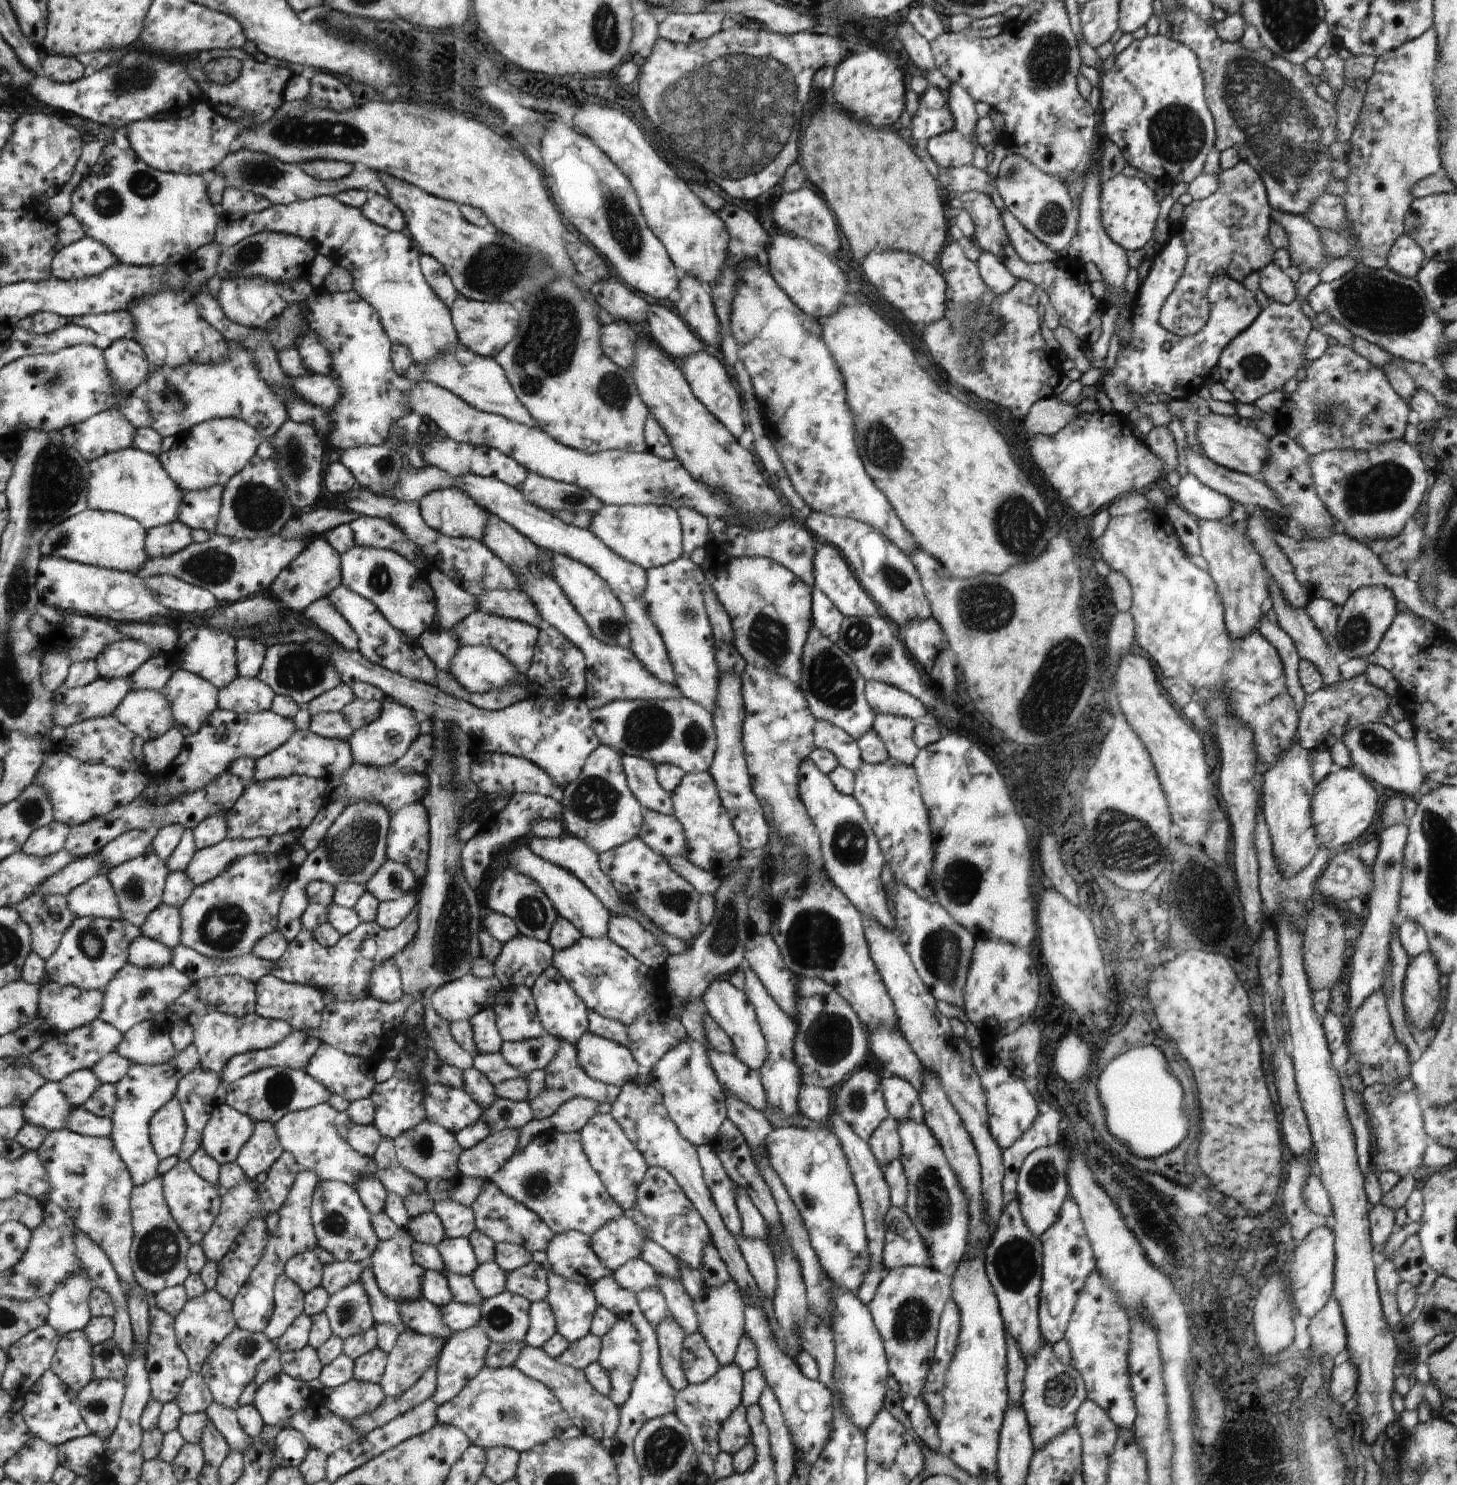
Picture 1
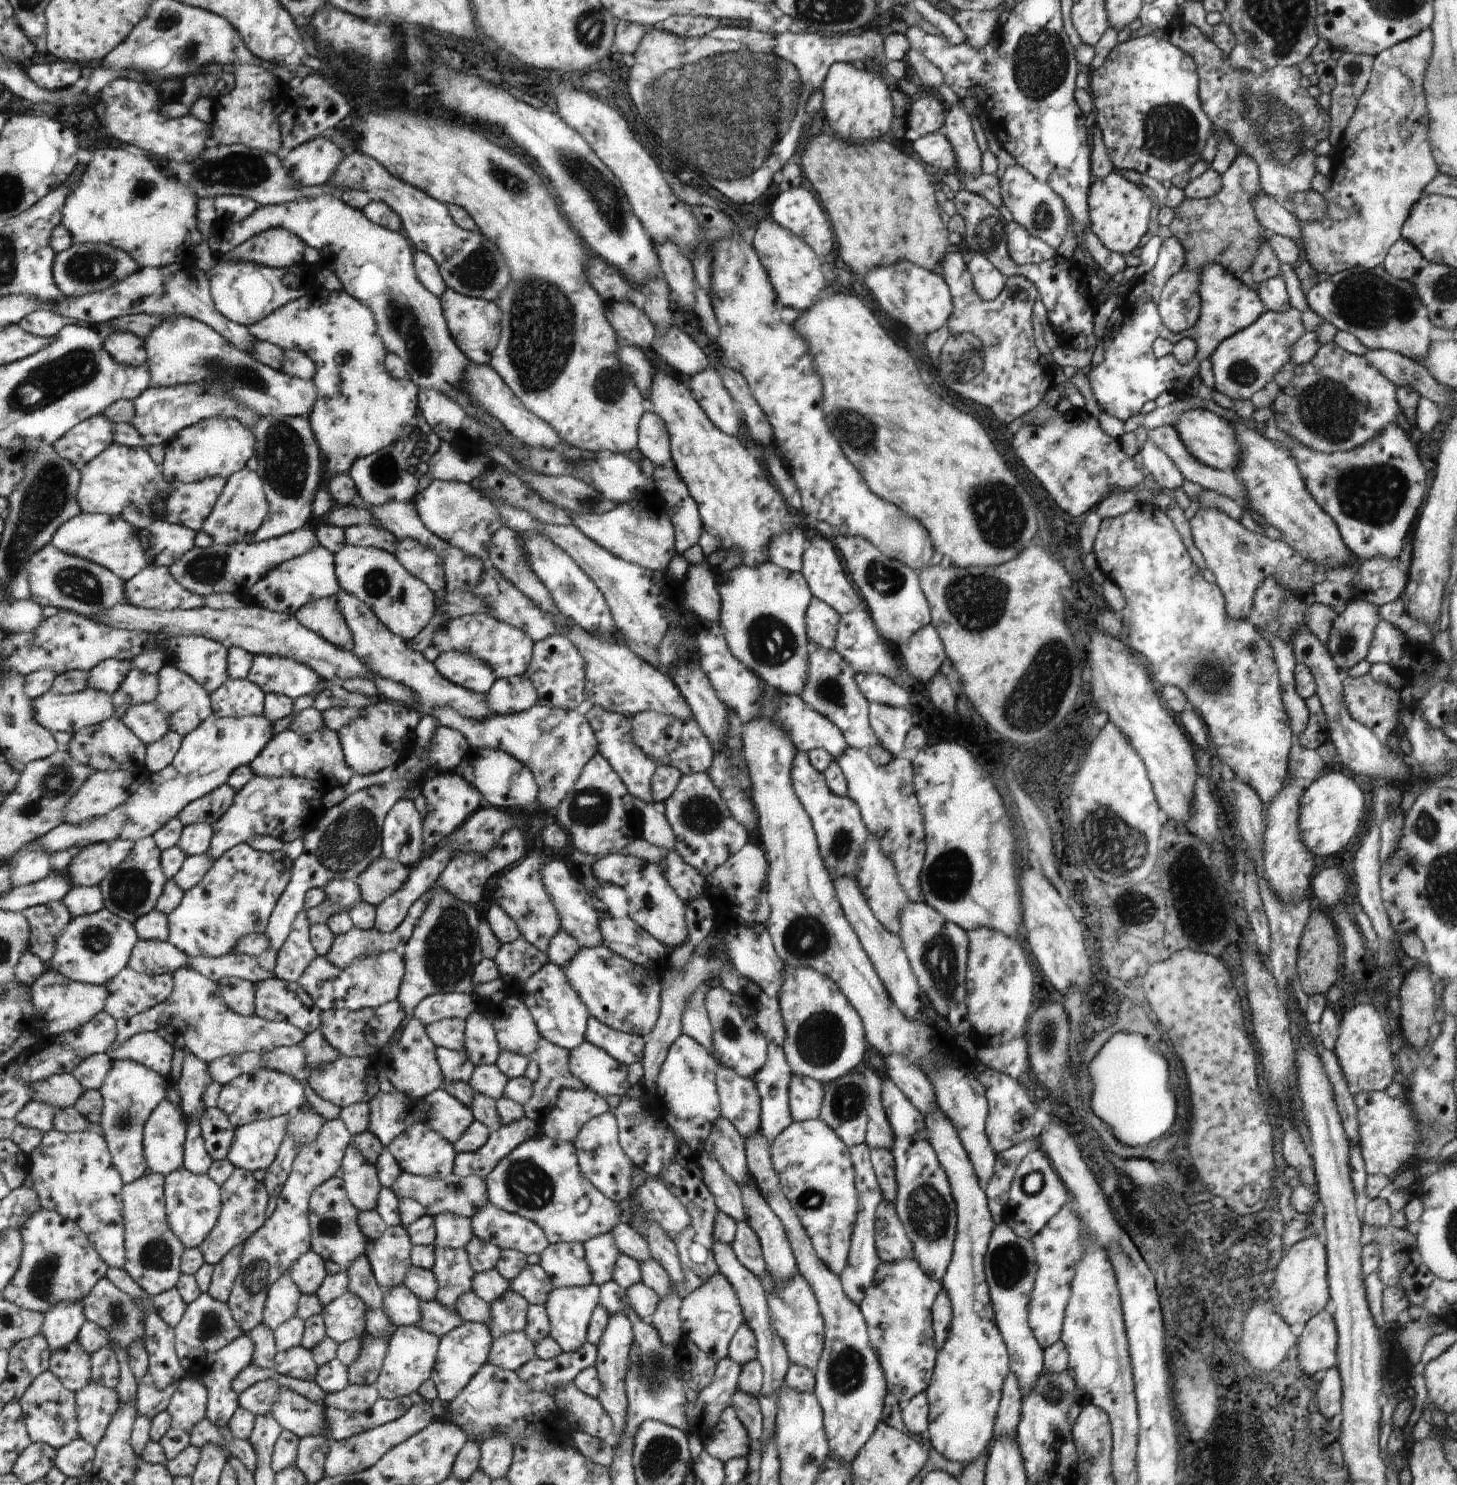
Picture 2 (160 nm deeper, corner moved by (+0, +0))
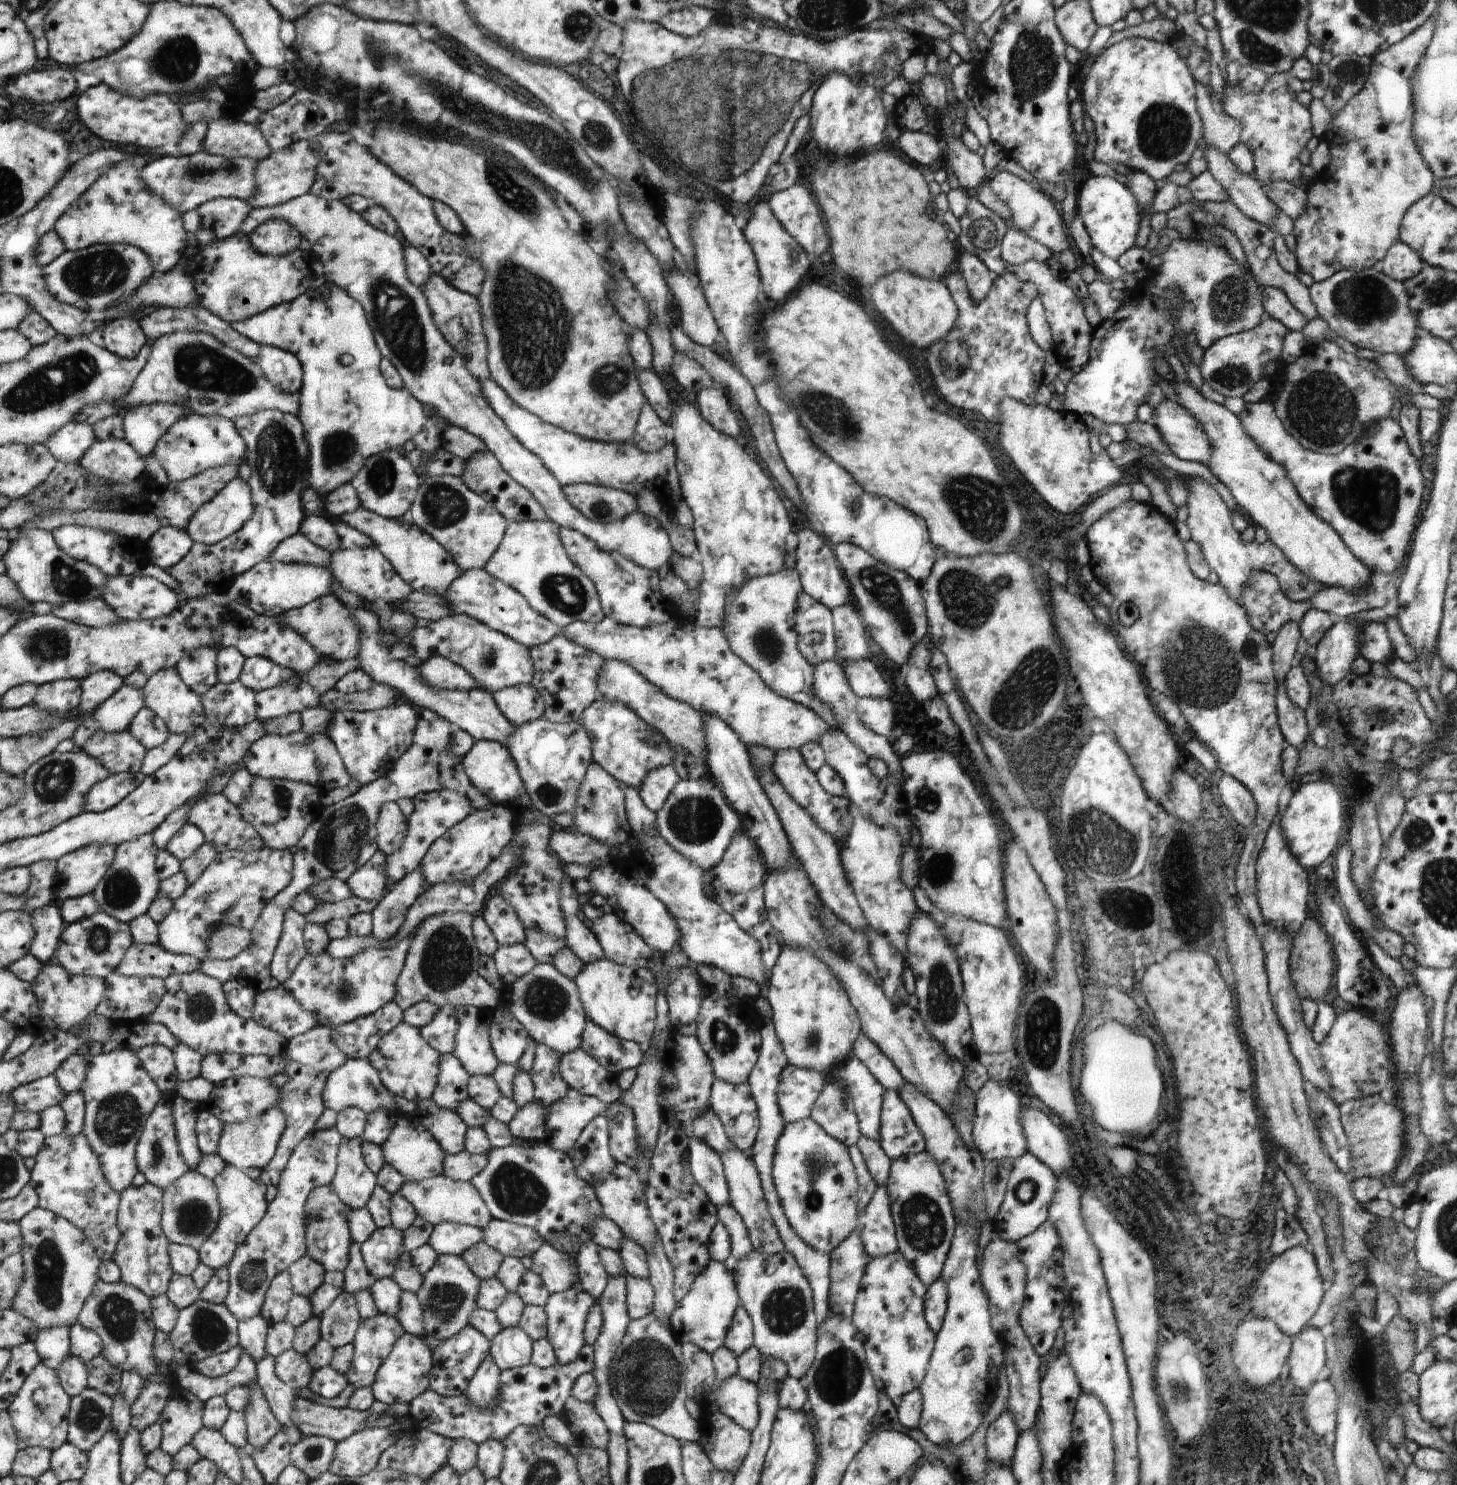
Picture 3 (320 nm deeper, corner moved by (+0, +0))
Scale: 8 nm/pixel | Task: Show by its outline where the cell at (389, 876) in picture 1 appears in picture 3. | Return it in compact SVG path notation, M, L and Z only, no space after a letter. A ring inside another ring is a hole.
M378 849L373 858L353 872L346 881L354 896L363 901L380 900L388 888L386 855Z

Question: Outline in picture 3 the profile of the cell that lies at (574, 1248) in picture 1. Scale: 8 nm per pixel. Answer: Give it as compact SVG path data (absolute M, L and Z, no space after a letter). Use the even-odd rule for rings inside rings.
M544 1242L531 1256L534 1271L545 1284L550 1294L572 1288L577 1278L577 1268L567 1254Z

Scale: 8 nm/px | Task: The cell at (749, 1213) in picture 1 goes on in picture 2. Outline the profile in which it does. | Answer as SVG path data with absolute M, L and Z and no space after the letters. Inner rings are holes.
M702 1151L698 1154L698 1158L701 1176L716 1198L718 1208L734 1220L746 1222L741 1187L724 1172L722 1165L712 1155Z

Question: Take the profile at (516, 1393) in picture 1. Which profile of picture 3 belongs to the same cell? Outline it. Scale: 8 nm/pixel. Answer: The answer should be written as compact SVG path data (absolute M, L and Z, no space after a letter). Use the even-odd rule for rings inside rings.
M487 1356L478 1367L464 1394L476 1406L491 1409L500 1399L501 1370L492 1357Z

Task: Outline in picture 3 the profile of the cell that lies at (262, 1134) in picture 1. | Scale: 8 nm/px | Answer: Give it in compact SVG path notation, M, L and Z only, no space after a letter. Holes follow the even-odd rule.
M274 1105L260 1116L247 1118L239 1123L223 1123L216 1153L222 1157L222 1160L225 1160L228 1166L232 1165L241 1170L244 1168L260 1168L262 1170L273 1159L282 1132L286 1128L285 1122L284 1113L280 1107Z

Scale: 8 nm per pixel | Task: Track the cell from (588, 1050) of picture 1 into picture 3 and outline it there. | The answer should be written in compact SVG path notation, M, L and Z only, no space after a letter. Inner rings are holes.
M580 1047L561 1055L559 1073L570 1090L596 1097L601 1103L609 1105L621 1098L622 1092L617 1086L618 1074L601 1067Z

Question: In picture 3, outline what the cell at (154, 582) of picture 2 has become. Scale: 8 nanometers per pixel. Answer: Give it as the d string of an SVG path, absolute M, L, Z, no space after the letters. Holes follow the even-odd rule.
M133 575L107 576L101 598L122 621L160 618L176 609L180 601L180 596L157 579Z

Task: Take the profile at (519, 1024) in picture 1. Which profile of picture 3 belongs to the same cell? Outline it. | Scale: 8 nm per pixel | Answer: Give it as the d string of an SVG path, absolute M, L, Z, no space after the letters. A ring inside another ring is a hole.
M502 1002L493 1010L489 1024L491 1045L500 1063L516 1065L529 1046L529 1032Z

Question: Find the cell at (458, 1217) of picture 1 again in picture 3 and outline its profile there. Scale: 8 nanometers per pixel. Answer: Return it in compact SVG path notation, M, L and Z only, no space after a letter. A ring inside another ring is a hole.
M443 1222L433 1226L428 1244L439 1255L456 1255L483 1240L483 1229L460 1223Z

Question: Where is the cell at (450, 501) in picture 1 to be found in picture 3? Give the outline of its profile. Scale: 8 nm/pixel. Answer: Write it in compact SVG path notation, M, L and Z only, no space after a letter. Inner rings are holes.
M424 476L411 504L412 522L441 544L463 570L483 569L497 552L508 530L509 521L485 498L472 492L461 477Z

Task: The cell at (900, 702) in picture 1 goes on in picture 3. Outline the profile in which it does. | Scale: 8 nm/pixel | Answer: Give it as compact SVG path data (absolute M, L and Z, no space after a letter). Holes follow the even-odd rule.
M870 659L851 660L843 664L852 692L858 697L888 698L890 688Z

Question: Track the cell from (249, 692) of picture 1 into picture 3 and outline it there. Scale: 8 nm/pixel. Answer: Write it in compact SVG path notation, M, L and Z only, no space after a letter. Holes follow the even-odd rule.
M219 680L205 695L200 697L200 702L207 718L212 722L228 729L239 729L257 718L255 693L239 680L228 684Z

